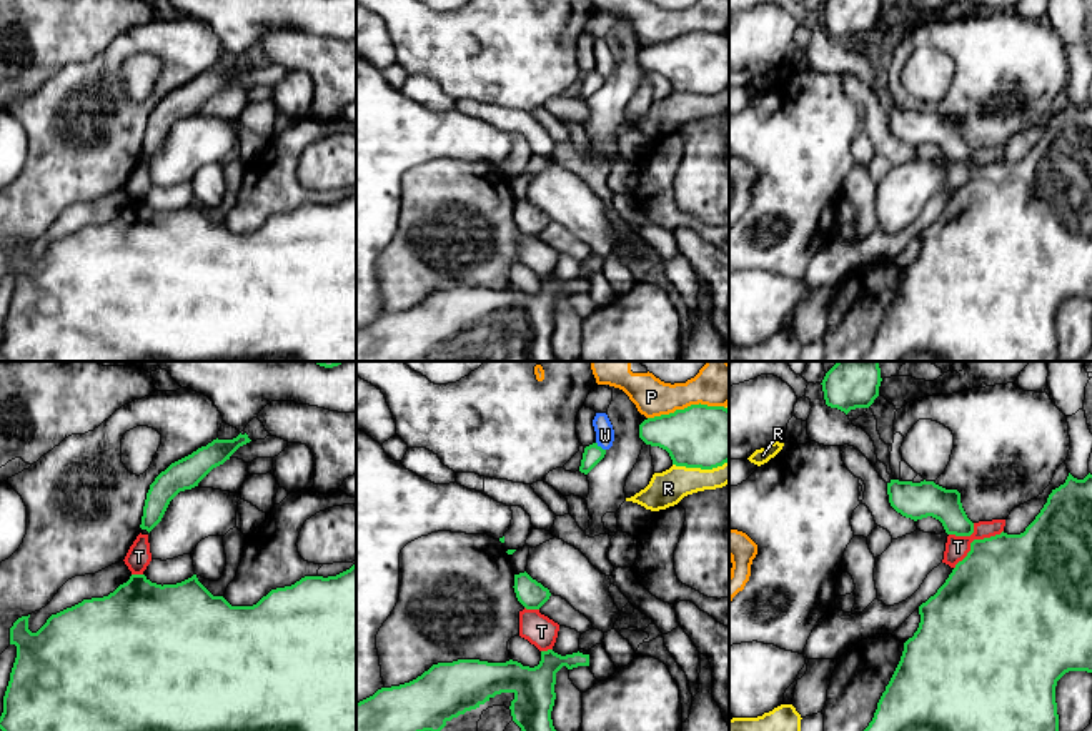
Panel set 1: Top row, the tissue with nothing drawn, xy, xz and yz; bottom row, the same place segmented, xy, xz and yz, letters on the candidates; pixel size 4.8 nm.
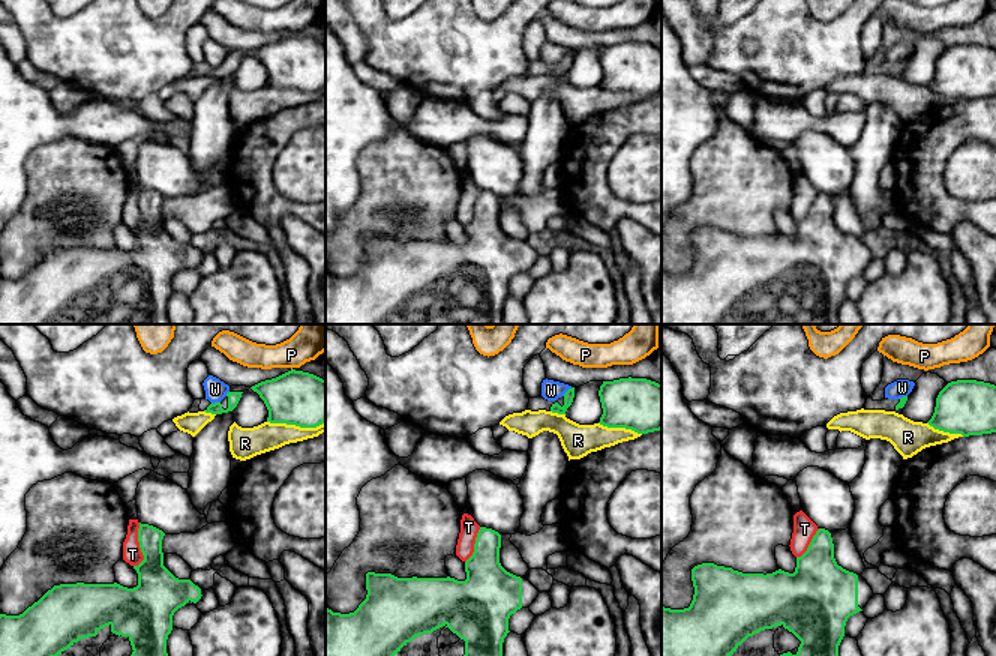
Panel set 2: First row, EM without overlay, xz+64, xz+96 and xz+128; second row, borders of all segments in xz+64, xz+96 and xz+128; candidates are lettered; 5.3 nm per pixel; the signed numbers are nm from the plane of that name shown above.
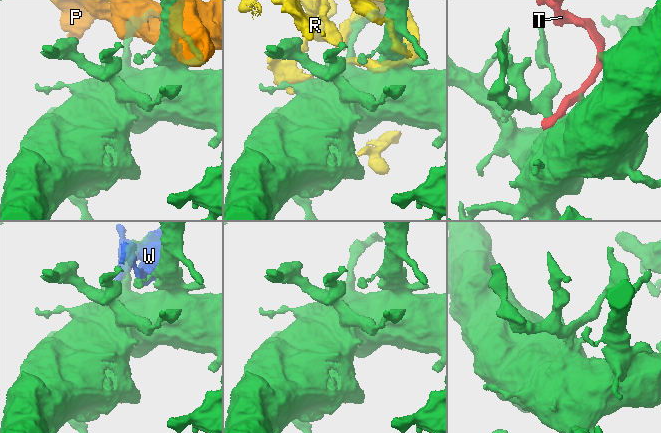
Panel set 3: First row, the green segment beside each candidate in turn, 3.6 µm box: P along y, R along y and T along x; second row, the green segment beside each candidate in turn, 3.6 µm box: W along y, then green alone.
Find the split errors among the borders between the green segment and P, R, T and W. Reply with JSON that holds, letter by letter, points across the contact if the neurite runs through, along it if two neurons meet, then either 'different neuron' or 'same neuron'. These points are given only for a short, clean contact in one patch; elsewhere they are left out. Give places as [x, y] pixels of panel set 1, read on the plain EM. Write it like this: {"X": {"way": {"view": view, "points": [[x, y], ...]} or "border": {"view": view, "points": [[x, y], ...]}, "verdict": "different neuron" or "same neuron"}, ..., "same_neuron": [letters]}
{"P": {"verdict": "different neuron"}, "R": {"verdict": "different neuron"}, "T": {"border": {"view": "yz", "points": [[1002, 157], [976, 165], [971, 170], [971, 177], [954, 195]]}, "verdict": "different neuron"}, "W": {"verdict": "different neuron"}, "same_neuron": []}

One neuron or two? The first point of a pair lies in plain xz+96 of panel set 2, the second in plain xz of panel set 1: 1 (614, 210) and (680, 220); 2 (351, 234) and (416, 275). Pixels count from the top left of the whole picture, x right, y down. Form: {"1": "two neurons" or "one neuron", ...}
{"1": "one neuron", "2": "one neuron"}

